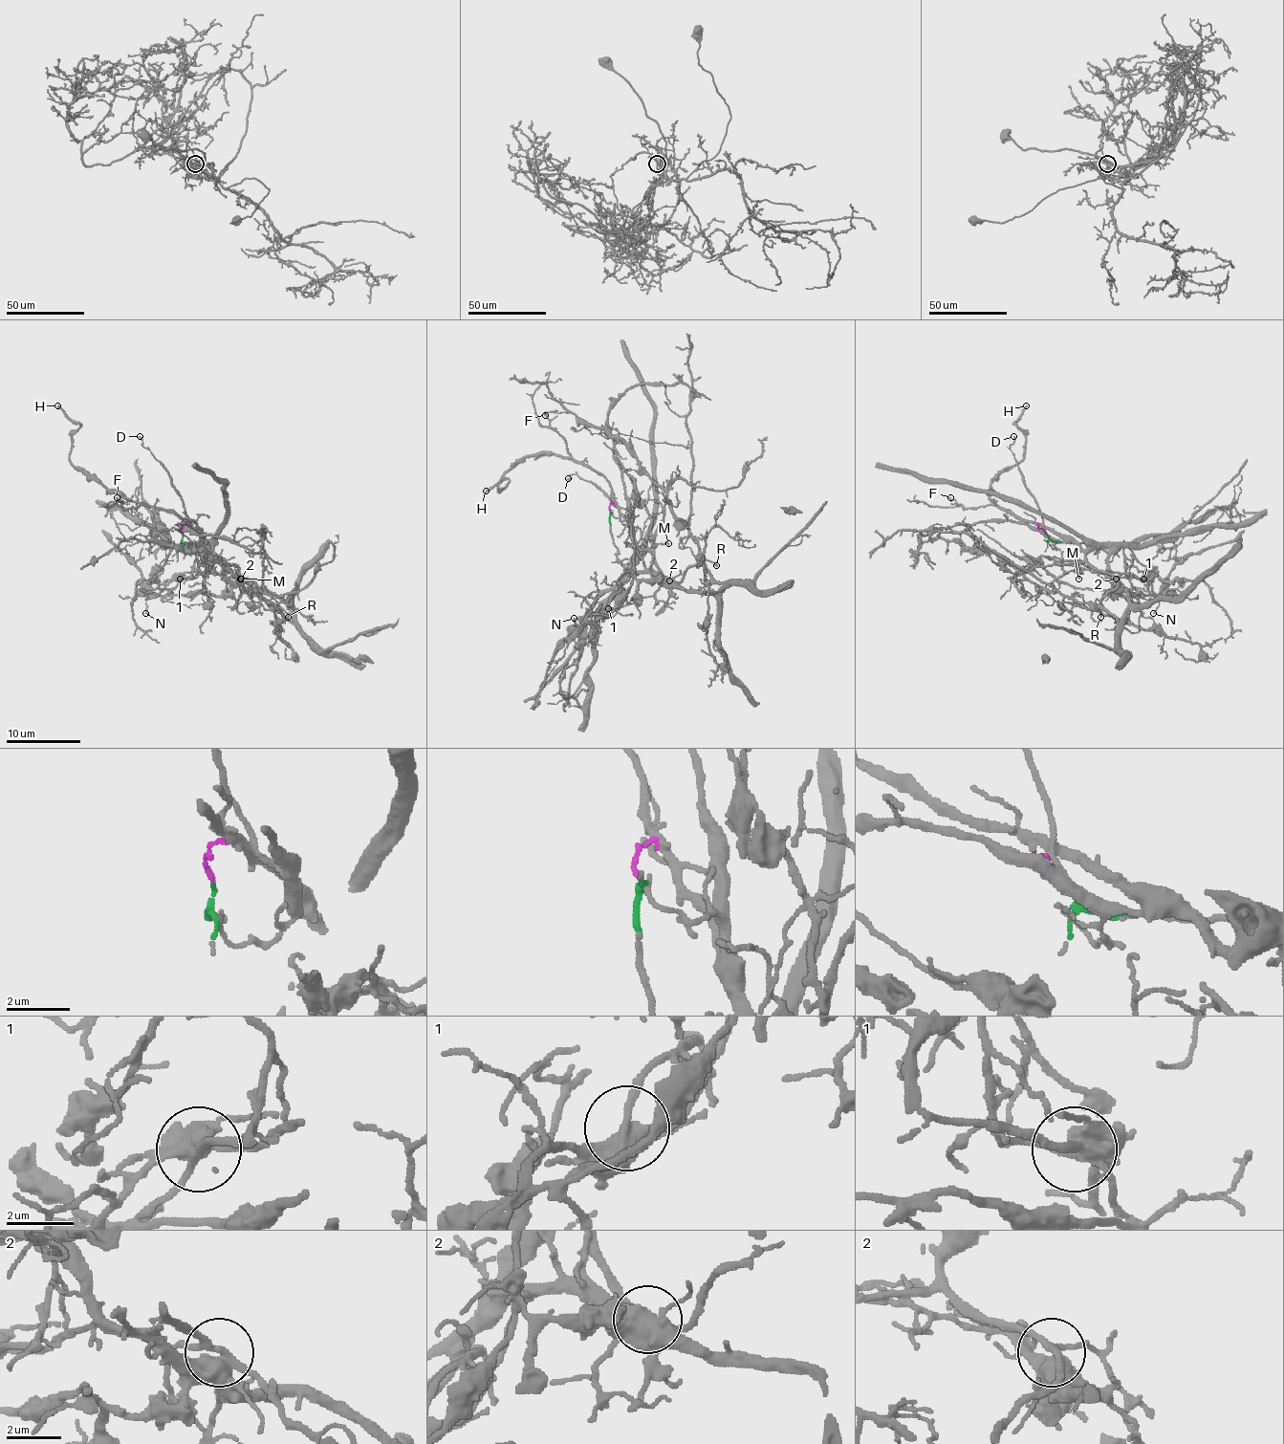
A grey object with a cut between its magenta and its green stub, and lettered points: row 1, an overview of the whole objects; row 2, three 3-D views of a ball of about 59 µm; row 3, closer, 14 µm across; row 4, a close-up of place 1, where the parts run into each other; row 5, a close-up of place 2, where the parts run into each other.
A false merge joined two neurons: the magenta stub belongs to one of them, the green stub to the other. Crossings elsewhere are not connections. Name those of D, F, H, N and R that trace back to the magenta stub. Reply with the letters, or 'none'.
D, F, H, R

